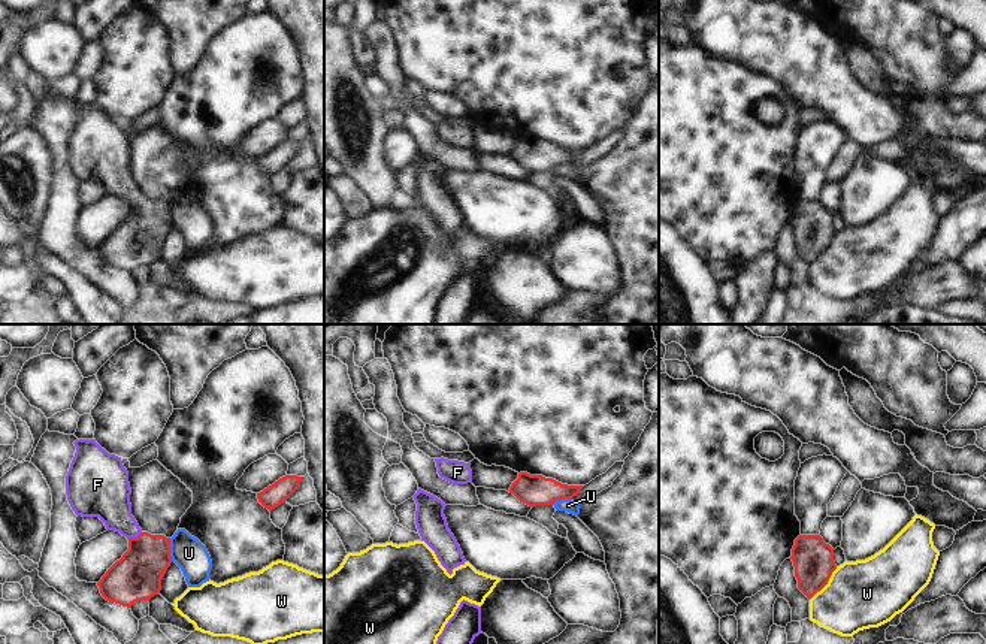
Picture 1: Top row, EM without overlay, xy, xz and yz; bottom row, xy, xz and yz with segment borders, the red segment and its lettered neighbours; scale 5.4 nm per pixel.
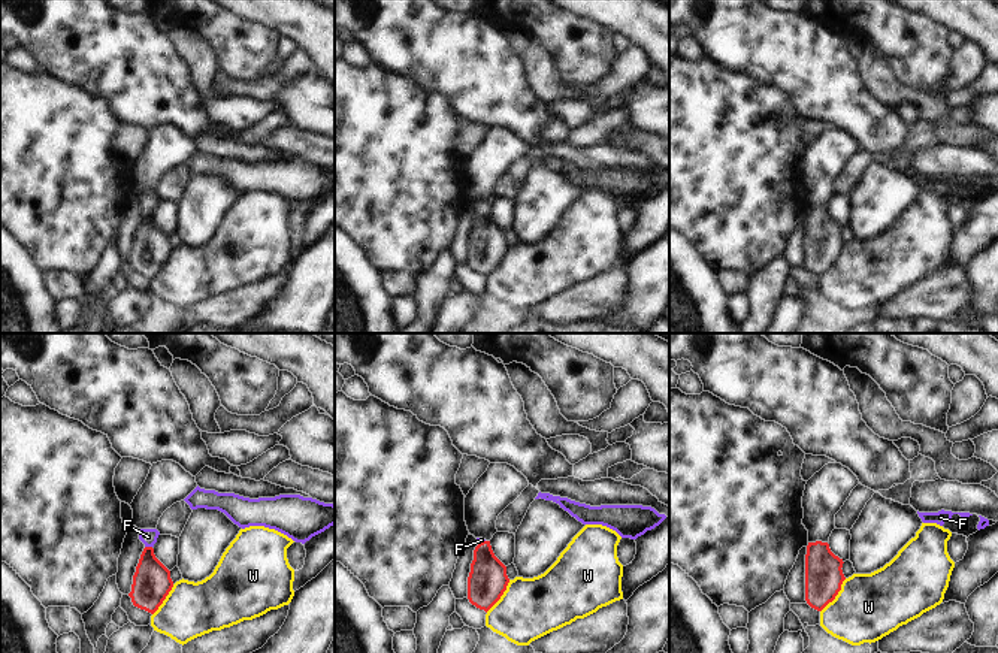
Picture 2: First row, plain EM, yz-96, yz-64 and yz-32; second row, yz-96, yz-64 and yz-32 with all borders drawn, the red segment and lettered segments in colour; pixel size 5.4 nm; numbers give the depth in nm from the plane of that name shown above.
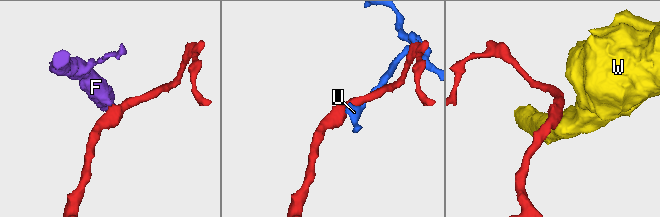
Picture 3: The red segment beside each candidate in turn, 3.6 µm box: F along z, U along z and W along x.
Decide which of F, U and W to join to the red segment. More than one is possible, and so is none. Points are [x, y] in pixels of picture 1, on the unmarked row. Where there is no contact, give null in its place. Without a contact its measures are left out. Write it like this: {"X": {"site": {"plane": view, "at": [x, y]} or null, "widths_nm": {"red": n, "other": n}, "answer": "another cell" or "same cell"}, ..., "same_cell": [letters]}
{"F": {"site": {"plane": "xy", "at": [135, 203]}, "widths_nm": {"red": 260, "other": 220}, "answer": "same cell"}, "U": {"site": {"plane": "xy", "at": [169, 215]}, "widths_nm": {"red": 260, "other": 180}, "answer": "another cell"}, "W": {"site": {"plane": "yz", "at": [826, 248]}, "widths_nm": {"red": 220, "other": 360}, "answer": "another cell"}, "same_cell": ["F"]}

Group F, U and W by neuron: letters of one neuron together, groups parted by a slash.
F / U / W

